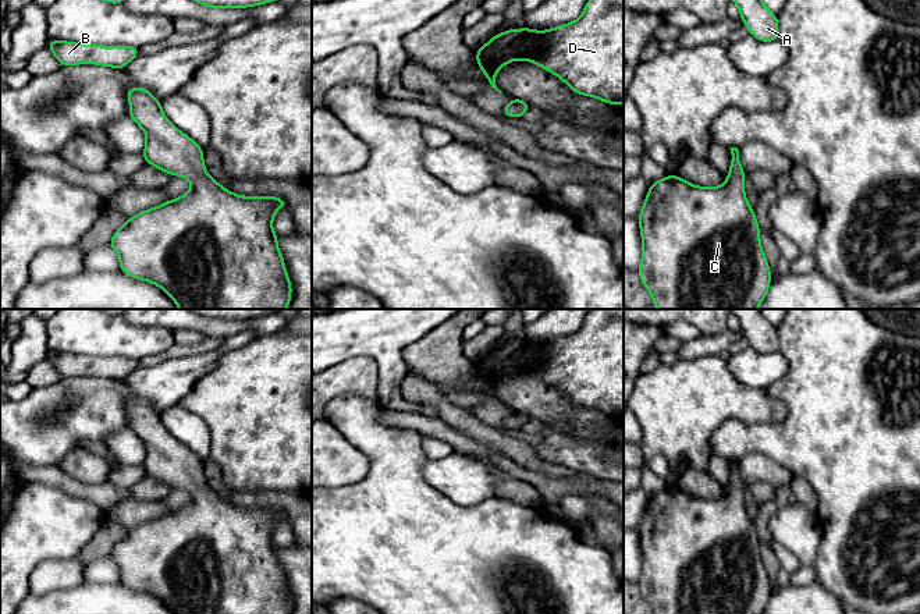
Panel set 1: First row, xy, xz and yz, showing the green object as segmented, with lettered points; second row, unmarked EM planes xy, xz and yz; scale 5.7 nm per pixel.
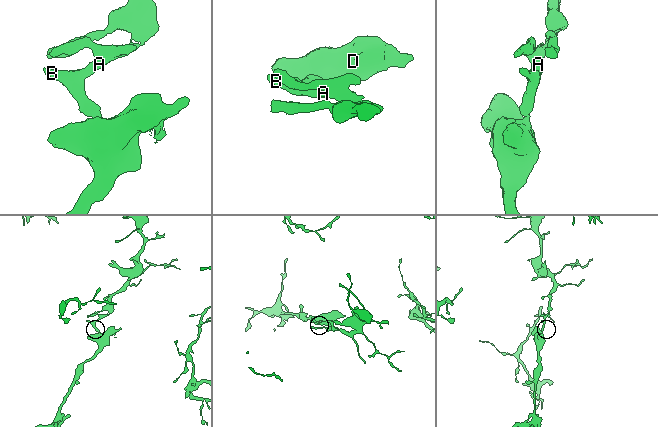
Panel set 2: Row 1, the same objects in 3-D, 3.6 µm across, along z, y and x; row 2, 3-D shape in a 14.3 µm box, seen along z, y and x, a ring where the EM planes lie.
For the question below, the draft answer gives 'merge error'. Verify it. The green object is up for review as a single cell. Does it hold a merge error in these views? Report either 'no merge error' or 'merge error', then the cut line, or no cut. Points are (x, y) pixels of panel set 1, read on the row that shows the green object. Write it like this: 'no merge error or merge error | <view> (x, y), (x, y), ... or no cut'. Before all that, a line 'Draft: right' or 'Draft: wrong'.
Draft: wrong
no merge error | no cut

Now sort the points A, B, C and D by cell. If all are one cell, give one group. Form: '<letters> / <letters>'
A B C D

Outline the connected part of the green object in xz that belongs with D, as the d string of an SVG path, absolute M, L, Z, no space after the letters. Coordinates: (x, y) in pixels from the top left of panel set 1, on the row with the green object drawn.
M589 0L582 15L548 31L508 29L494 35L484 46L476 50L476 61L490 82L491 88L502 93L495 85L495 74L505 64L515 60L526 60L557 75L575 93L593 96L608 104L624 103L624 0Z

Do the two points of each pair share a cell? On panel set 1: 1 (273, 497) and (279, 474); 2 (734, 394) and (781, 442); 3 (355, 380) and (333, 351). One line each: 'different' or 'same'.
1: different
2: different
3: different

